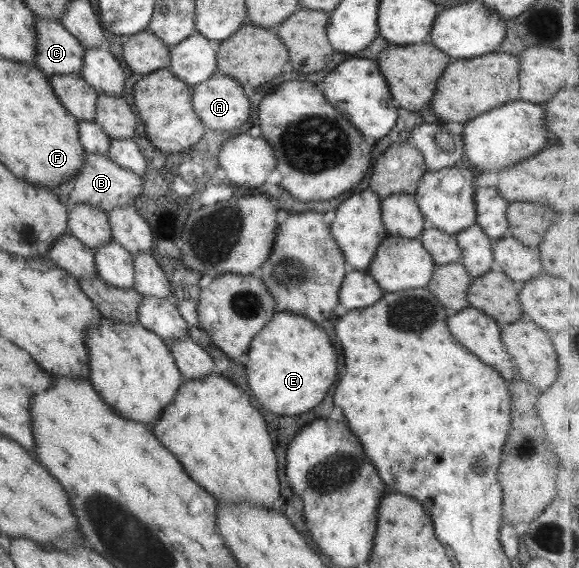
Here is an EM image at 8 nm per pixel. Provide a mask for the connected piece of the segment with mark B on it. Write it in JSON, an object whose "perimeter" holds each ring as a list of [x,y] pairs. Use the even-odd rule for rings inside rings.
{"perimeter":[[[85,153],[82,156],[82,166],[78,168],[78,172],[71,176],[70,181],[63,183],[56,190],[58,200],[68,209],[72,208],[74,204],[90,204],[105,213],[110,208],[133,202],[141,192],[142,180],[137,174],[120,168],[106,155],[94,153]]]}

